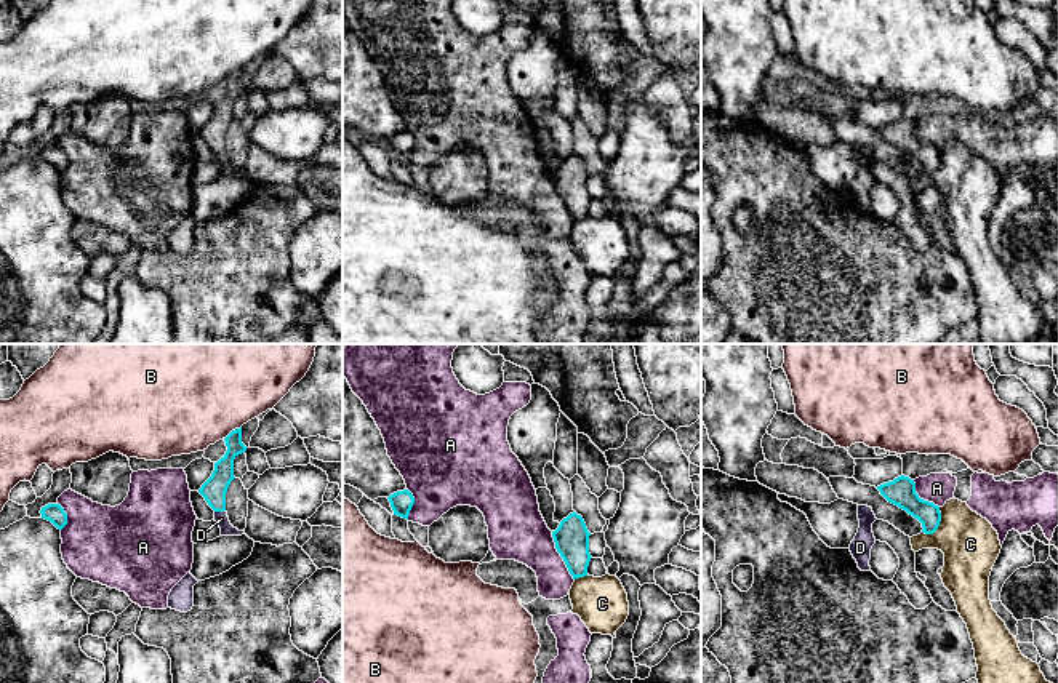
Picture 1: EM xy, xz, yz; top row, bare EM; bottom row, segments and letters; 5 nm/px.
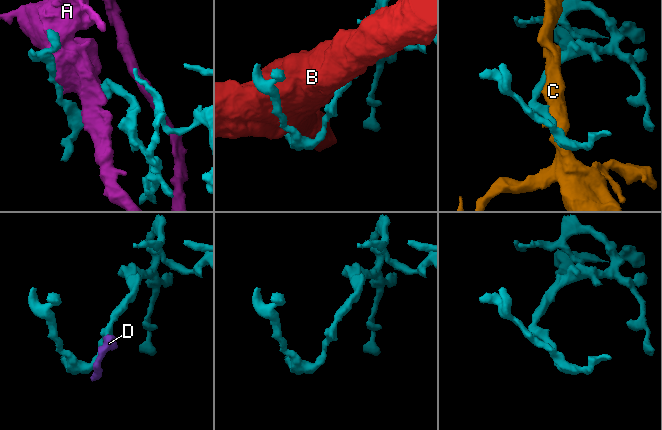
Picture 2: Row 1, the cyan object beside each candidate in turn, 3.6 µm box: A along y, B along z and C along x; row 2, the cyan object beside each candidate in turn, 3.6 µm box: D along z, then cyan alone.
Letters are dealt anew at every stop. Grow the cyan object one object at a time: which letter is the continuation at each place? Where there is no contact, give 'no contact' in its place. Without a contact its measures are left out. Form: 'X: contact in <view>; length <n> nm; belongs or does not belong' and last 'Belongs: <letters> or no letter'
A: contact in xz; length 280 nm; does not belong
B: contact in xy; length 110 nm; does not belong
C: contact in yz; length 160 nm; does not belong
D: contact in xy; length 60 nm; belongs
Belongs: D

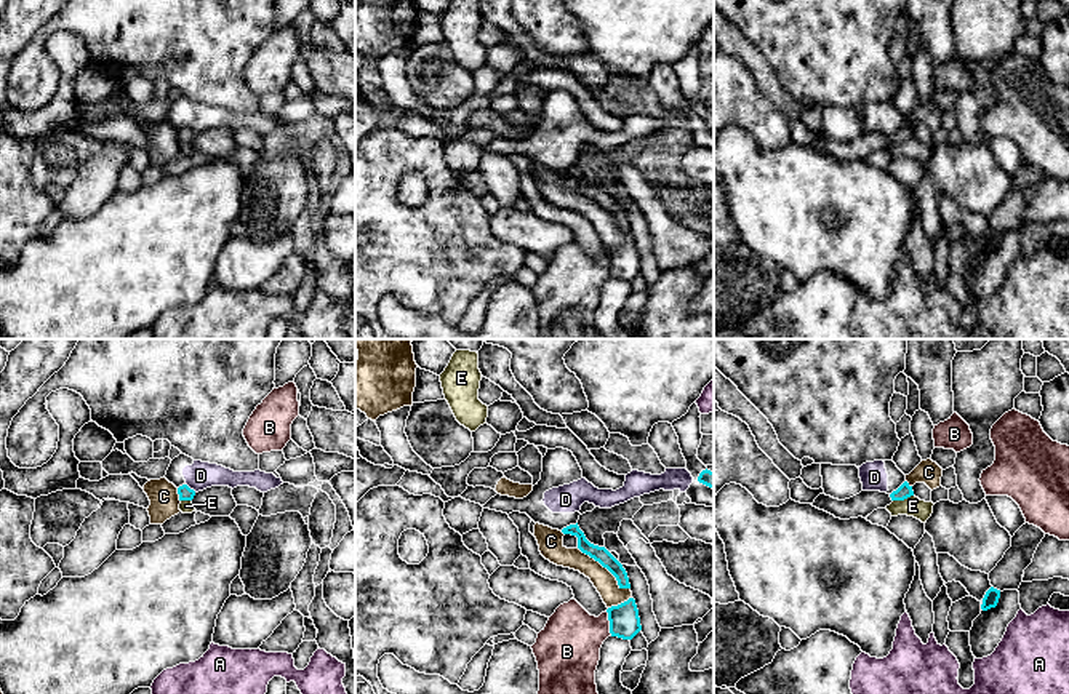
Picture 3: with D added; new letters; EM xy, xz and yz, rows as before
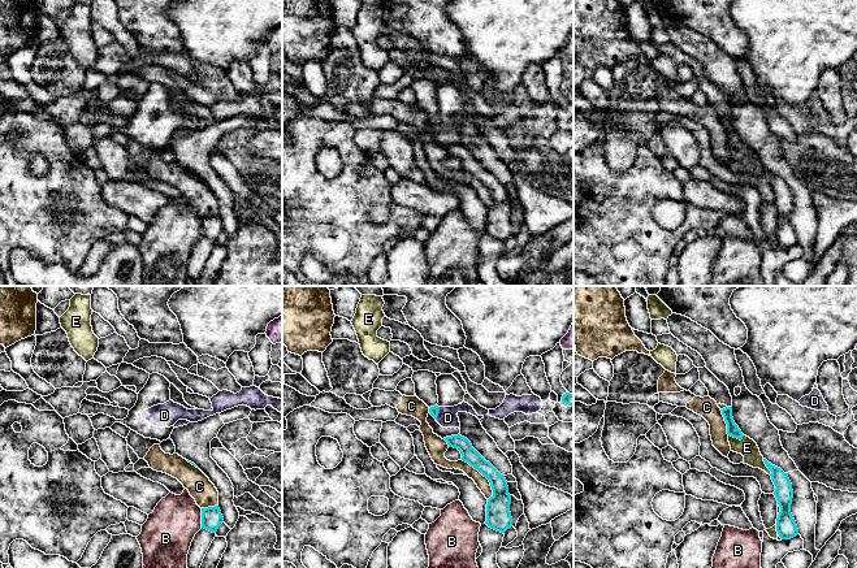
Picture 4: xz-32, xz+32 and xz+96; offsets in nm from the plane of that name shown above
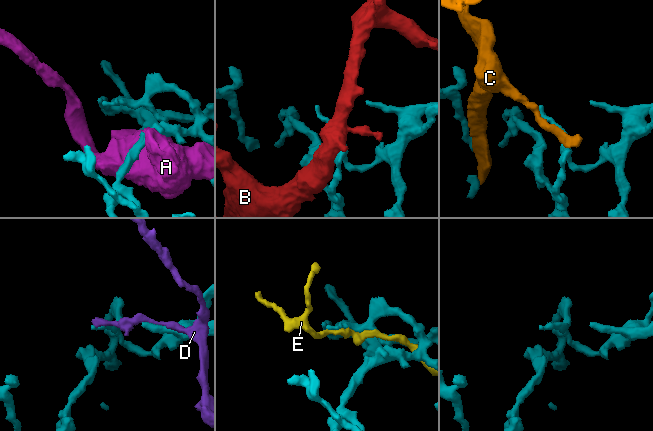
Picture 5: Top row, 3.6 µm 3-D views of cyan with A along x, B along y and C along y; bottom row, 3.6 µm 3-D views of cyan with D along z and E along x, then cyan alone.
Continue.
A: contact in yz; length 30 nm; does not belong
B: contact in xz; length 130 nm; does not belong
C: contact in xz; length 340 nm; does not belong
D: contact in xy; length 70 nm; does not belong
E: contact in yz; length 110 nm; does not belong
Belongs: no letter

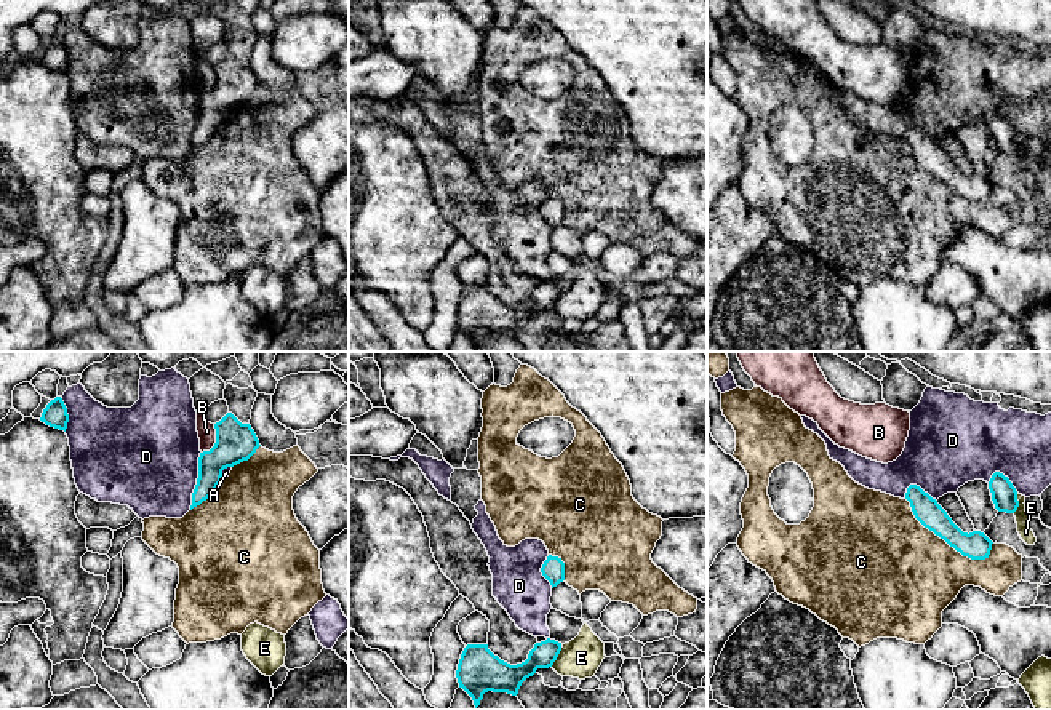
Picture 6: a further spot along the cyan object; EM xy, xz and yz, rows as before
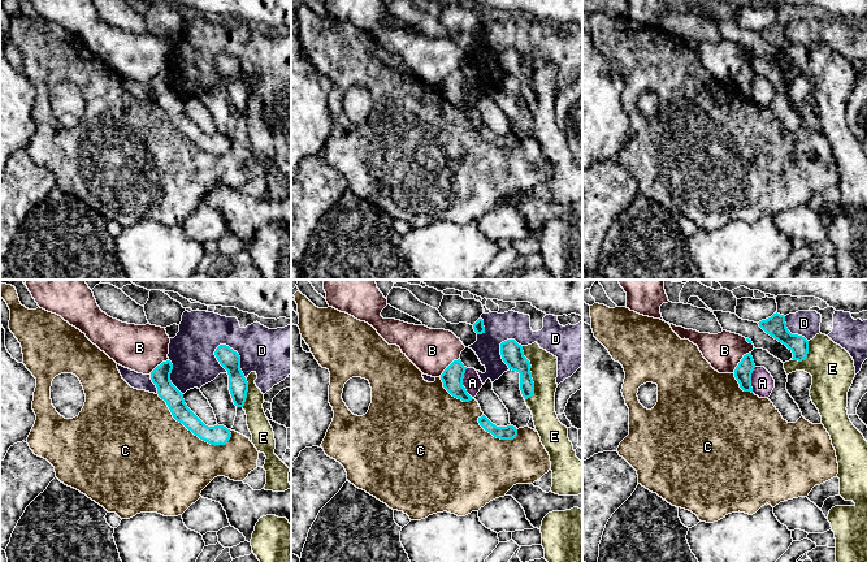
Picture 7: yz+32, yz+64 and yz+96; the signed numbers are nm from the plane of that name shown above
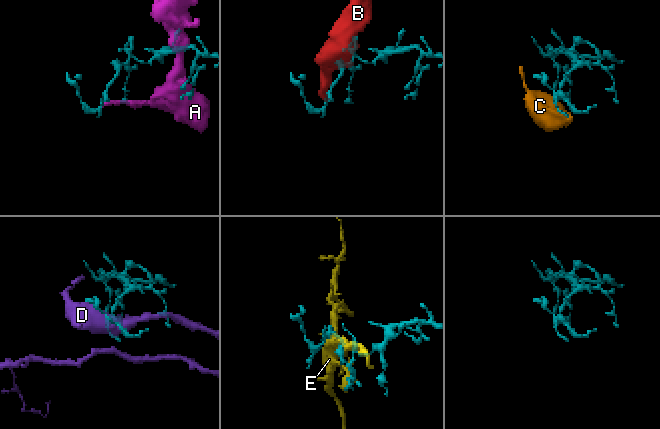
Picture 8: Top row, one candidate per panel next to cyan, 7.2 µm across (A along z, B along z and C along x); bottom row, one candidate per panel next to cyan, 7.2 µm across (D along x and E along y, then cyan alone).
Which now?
A: contact in xy; length 100 nm; does not belong
B: contact in xy; length 170 nm; does not belong
C: contact in yz; length 500 nm; does not belong
D: contact in xy; length 300 nm; does not belong
E: contact in yz; length 110 nm; does not belong
Belongs: no letter

